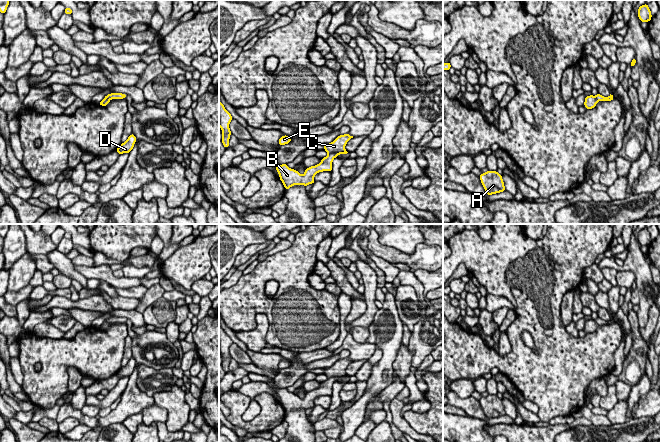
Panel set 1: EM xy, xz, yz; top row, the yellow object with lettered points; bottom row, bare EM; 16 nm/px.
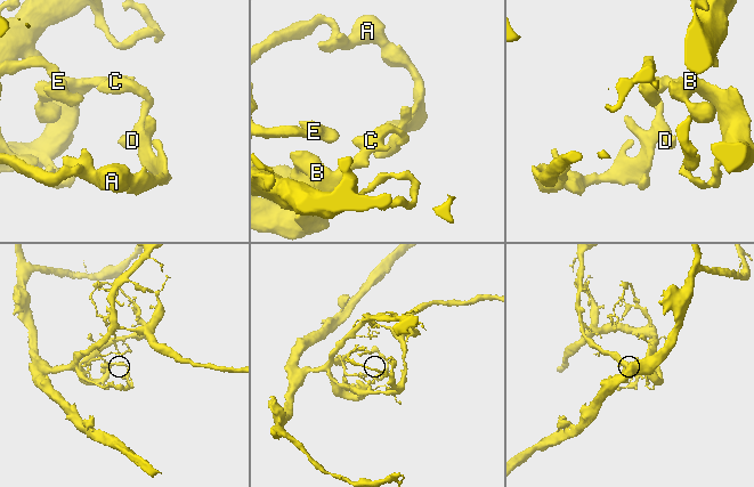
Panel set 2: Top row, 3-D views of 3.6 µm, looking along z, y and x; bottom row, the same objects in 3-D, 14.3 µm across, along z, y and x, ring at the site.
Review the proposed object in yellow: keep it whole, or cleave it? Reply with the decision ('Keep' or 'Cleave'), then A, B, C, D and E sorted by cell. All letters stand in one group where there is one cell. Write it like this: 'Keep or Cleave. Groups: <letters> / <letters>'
Cleave. Groups: A C D / B E

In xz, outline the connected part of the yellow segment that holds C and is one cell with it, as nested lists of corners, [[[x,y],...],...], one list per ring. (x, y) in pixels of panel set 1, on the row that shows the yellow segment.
[[[348,133],[344,135],[339,135],[333,142],[324,145],[324,150],[328,153],[343,153],[345,152],[345,145],[347,142],[353,138]]]

